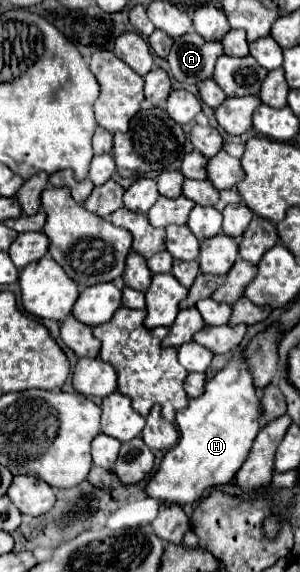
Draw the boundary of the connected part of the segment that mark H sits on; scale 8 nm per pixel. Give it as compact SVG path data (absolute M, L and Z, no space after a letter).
M233 358L221 372L217 372L207 384L205 392L199 398L191 398L187 408L177 410L177 426L181 432L179 442L163 456L163 462L159 470L153 474L151 482L145 486L145 494L149 498L155 498L163 504L193 504L197 502L207 488L229 484L235 476L235 472L245 462L245 456L249 454L249 448L261 428L261 402L259 396L249 380L249 370L245 364L241 364L241 358Z

